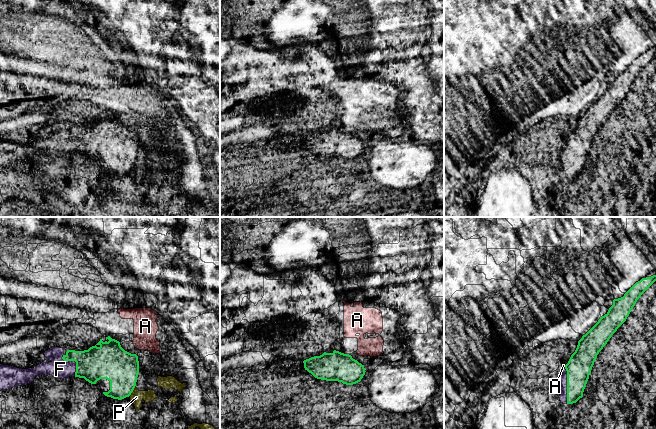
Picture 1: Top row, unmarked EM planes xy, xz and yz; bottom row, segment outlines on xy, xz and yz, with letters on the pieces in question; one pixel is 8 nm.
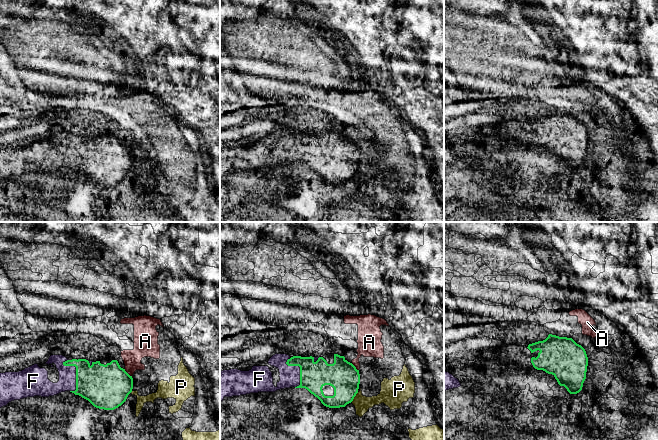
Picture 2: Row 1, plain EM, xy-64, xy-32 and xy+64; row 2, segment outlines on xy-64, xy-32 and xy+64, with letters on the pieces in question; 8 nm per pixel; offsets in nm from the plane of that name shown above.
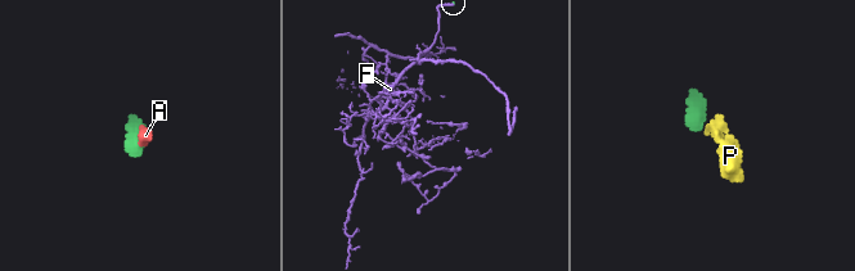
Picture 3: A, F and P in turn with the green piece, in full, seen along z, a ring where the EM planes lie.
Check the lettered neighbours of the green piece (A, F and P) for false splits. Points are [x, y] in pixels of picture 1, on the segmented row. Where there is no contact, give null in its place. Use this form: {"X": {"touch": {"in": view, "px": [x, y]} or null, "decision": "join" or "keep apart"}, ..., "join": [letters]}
{"A": {"touch": {"in": "yz", "px": [565, 367]}, "decision": "keep apart"}, "F": {"touch": {"in": "yz", "px": [567, 386]}, "decision": "join"}, "P": {"touch": {"in": "xy", "px": [132, 391]}, "decision": "keep apart"}, "join": ["F"]}

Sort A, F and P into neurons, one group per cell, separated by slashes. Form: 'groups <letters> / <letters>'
groups A P / F

